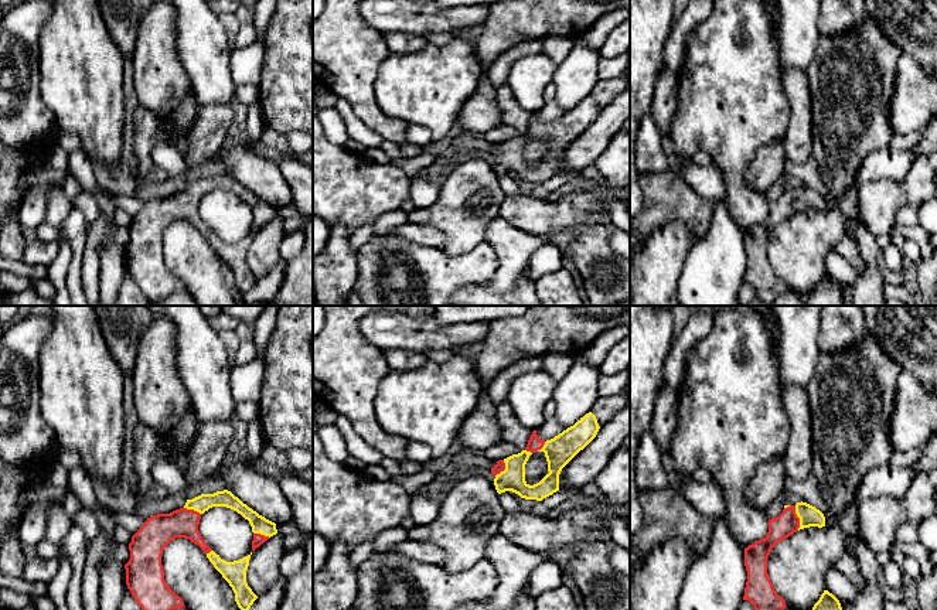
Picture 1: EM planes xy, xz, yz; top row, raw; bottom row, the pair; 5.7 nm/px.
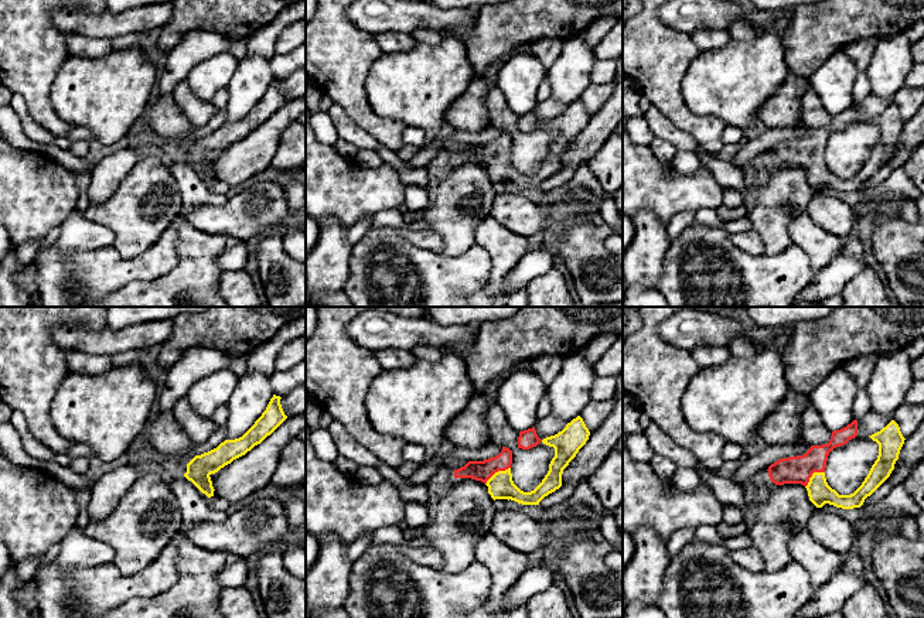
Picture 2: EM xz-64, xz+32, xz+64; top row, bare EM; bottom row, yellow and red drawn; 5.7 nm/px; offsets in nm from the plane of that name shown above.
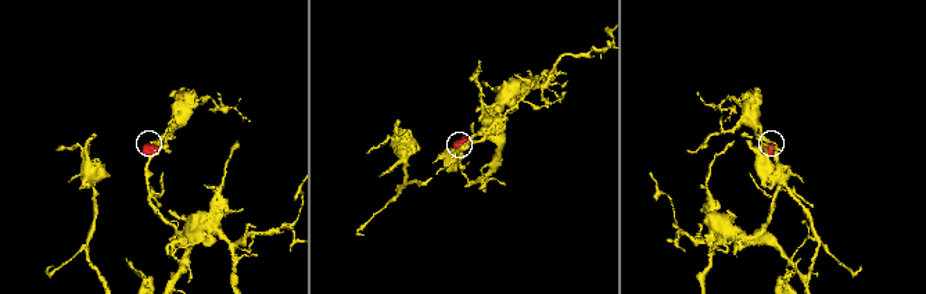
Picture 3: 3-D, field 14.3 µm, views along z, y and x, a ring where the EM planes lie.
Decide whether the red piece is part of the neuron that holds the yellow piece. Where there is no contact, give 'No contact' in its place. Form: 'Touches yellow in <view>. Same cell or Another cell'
Touches yellow in yz. Same cell

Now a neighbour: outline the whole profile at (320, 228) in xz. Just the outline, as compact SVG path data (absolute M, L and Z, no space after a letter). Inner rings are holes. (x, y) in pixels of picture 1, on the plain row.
M313 217L313 262L324 251L330 236L330 224L321 218Z

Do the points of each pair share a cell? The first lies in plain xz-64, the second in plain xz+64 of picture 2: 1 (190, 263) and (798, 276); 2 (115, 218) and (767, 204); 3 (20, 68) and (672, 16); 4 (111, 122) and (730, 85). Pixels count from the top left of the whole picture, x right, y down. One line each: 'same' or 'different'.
1: different
2: same
3: different
4: same

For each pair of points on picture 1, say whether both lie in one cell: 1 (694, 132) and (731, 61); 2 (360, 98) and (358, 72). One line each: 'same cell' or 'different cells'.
1: same cell
2: same cell

